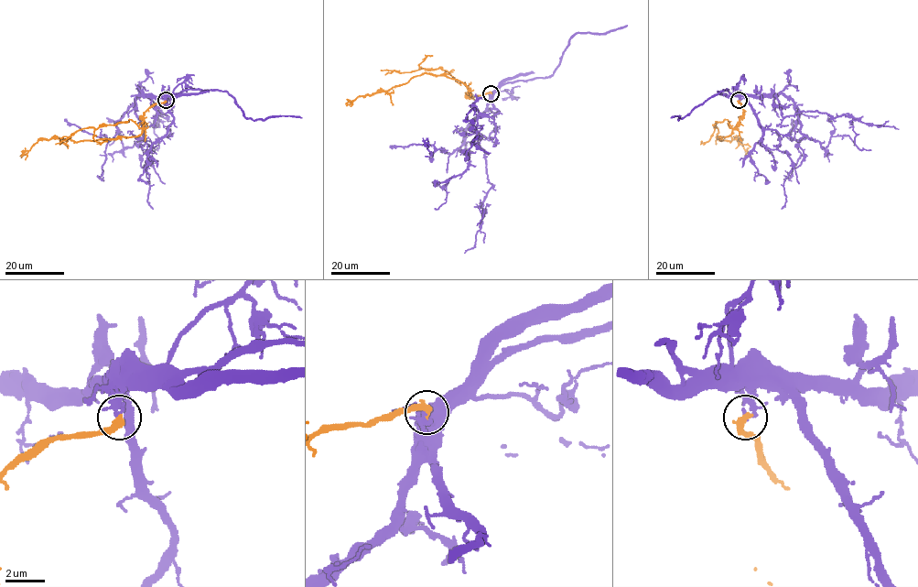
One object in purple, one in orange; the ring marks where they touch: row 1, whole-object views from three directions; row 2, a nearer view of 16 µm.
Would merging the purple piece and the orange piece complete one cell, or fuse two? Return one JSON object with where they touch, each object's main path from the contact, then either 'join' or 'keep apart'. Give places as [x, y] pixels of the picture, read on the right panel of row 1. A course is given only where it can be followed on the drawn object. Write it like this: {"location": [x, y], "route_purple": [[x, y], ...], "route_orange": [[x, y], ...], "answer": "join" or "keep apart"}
{"location": [739, 100], "route_purple": [[739, 100], [774, 95], [782, 117], [818, 111], [836, 118], [847, 114], [862, 122], [899, 129]], "route_orange": [[739, 100], [743, 112], [739, 123], [729, 135], [718, 139], [740, 139], [751, 157]], "answer": "join"}

